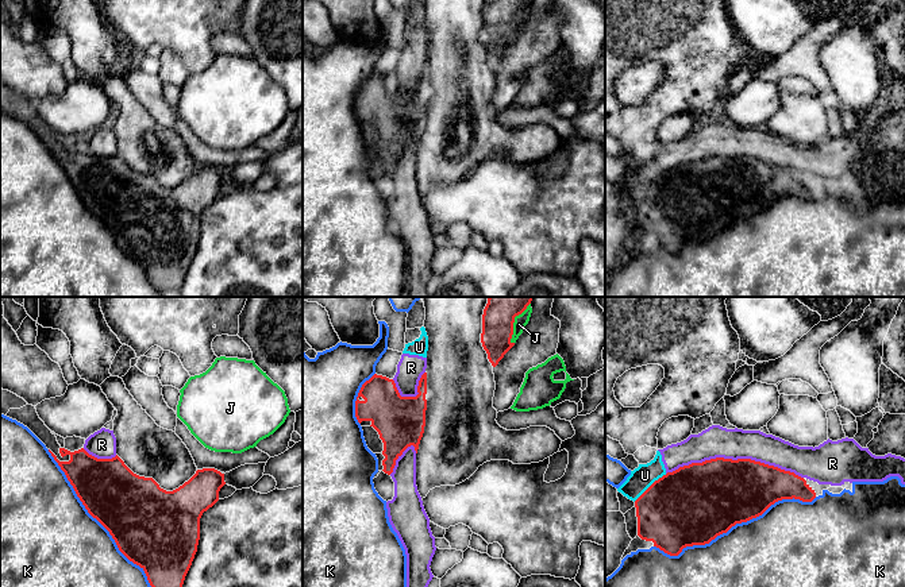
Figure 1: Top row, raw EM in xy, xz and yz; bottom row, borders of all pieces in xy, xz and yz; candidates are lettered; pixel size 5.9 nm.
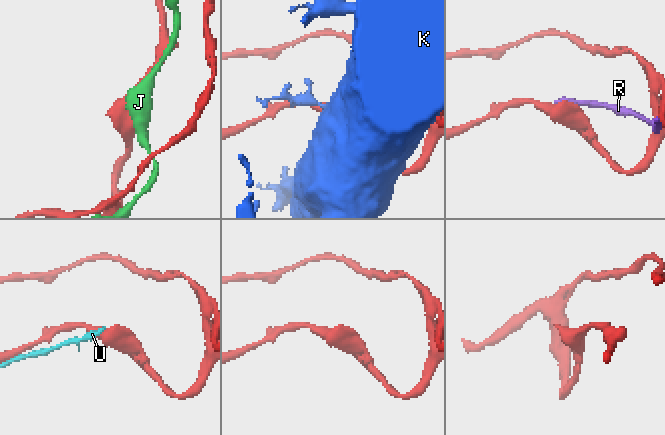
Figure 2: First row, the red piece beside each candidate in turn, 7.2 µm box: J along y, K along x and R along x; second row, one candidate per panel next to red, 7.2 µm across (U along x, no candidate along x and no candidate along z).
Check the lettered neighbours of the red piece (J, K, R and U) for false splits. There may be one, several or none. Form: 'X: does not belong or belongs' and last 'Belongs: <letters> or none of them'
J: does not belong
K: does not belong
R: does not belong
U: does not belong
Belongs: none of them

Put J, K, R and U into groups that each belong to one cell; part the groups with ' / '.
J / K / R U

